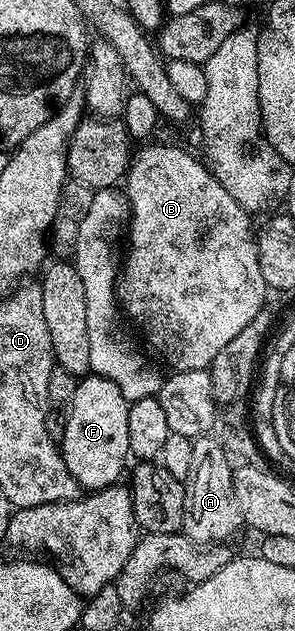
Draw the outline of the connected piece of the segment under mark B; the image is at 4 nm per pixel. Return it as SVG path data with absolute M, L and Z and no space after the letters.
M154 142L146 143L144 146L138 147L134 151L131 157L131 163L129 171L123 181L123 191L129 201L129 223L127 225L127 248L129 244L129 257L126 255L123 260L123 271L120 273L117 281L117 298L120 307L123 309L124 315L128 317L130 321L134 320L135 323L141 327L141 332L145 335L144 343L148 345L150 349L154 348L167 363L170 364L170 369L186 372L187 370L205 370L209 365L213 363L215 354L219 354L219 350L223 350L223 346L227 346L227 342L231 342L231 338L235 338L235 334L239 334L239 330L244 330L247 327L247 322L251 322L251 318L255 318L255 314L259 314L266 307L265 295L267 295L267 289L263 282L263 270L259 270L259 254L257 253L257 237L255 235L255 224L252 224L250 213L243 210L243 206L239 206L239 202L235 202L235 198L231 198L231 194L227 194L227 190L223 190L223 186L216 180L209 169L198 157L192 156L189 152L184 152L181 148L176 148L173 144L153 144Z

